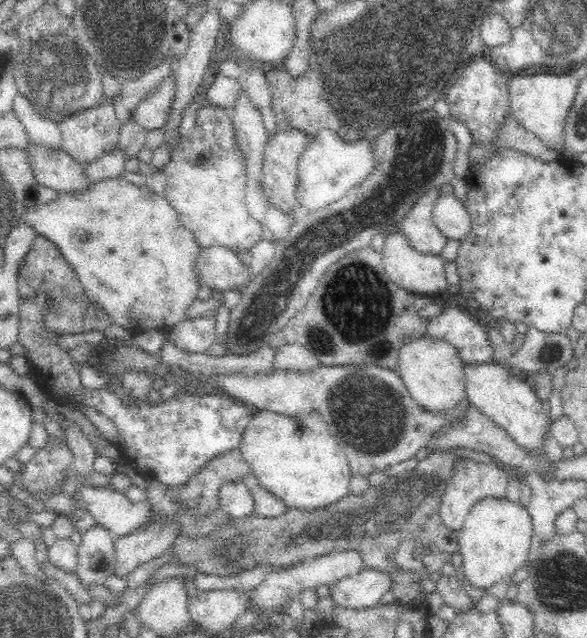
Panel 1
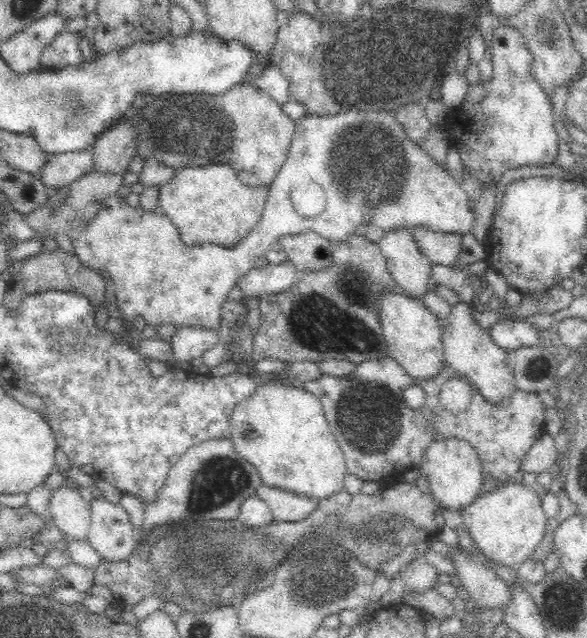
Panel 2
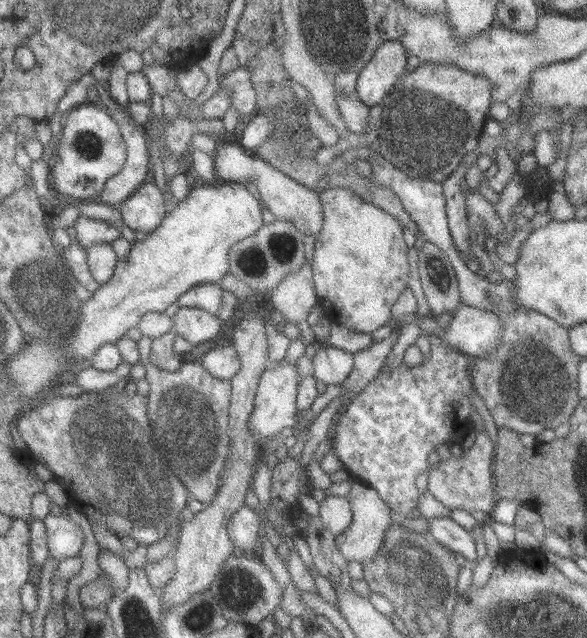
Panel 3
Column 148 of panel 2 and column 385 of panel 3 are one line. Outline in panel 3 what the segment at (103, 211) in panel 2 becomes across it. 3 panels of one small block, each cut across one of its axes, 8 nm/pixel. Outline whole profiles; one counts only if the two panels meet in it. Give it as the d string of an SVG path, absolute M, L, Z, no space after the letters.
M336 186L330 187L319 193L319 197L323 206L323 225L315 242L313 262L311 263L313 270L313 283L316 294L318 295L319 304L325 310L326 317L328 317L330 322L332 322L334 325L345 326L346 328L350 329L350 331L354 332L371 334L385 325L390 325L392 305L408 286L407 254L409 248L404 242L404 237L402 236L403 226L393 216L390 216L389 213L384 212L378 206L374 206L369 202L366 202L362 197L354 194L354 192L352 192L349 188L340 188Z

